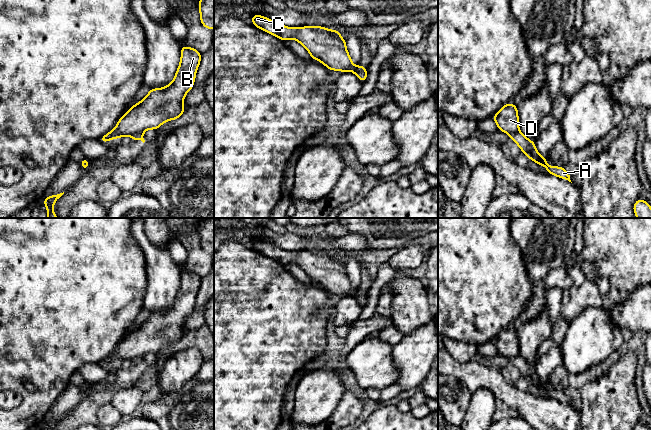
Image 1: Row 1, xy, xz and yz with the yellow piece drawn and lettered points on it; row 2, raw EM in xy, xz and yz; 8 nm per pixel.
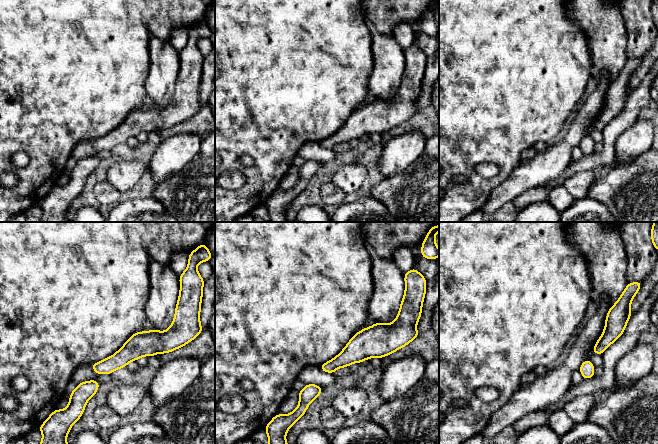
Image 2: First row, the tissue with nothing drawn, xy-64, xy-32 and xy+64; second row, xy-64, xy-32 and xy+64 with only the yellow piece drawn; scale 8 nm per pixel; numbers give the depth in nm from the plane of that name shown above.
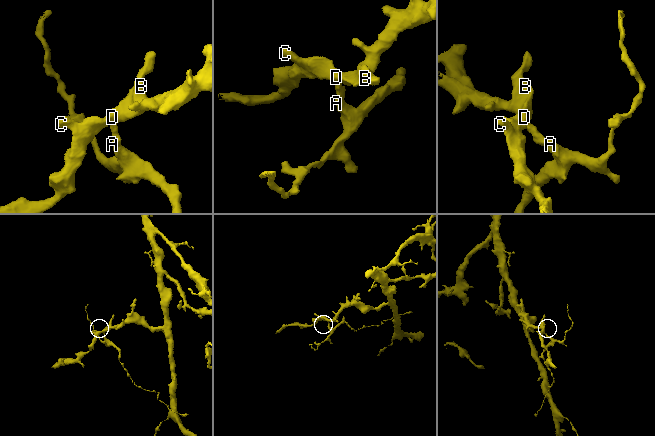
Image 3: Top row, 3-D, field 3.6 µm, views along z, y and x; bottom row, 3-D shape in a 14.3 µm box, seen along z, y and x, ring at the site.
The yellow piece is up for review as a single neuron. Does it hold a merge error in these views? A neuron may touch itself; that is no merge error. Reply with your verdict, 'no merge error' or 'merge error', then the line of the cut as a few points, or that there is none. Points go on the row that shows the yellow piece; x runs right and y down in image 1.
merge error; cut xy (142, 133), (133, 133), (131, 135)

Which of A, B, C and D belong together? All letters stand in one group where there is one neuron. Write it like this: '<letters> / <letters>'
A / B C D

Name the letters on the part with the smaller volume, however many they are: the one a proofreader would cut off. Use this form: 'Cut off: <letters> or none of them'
Cut off: A

